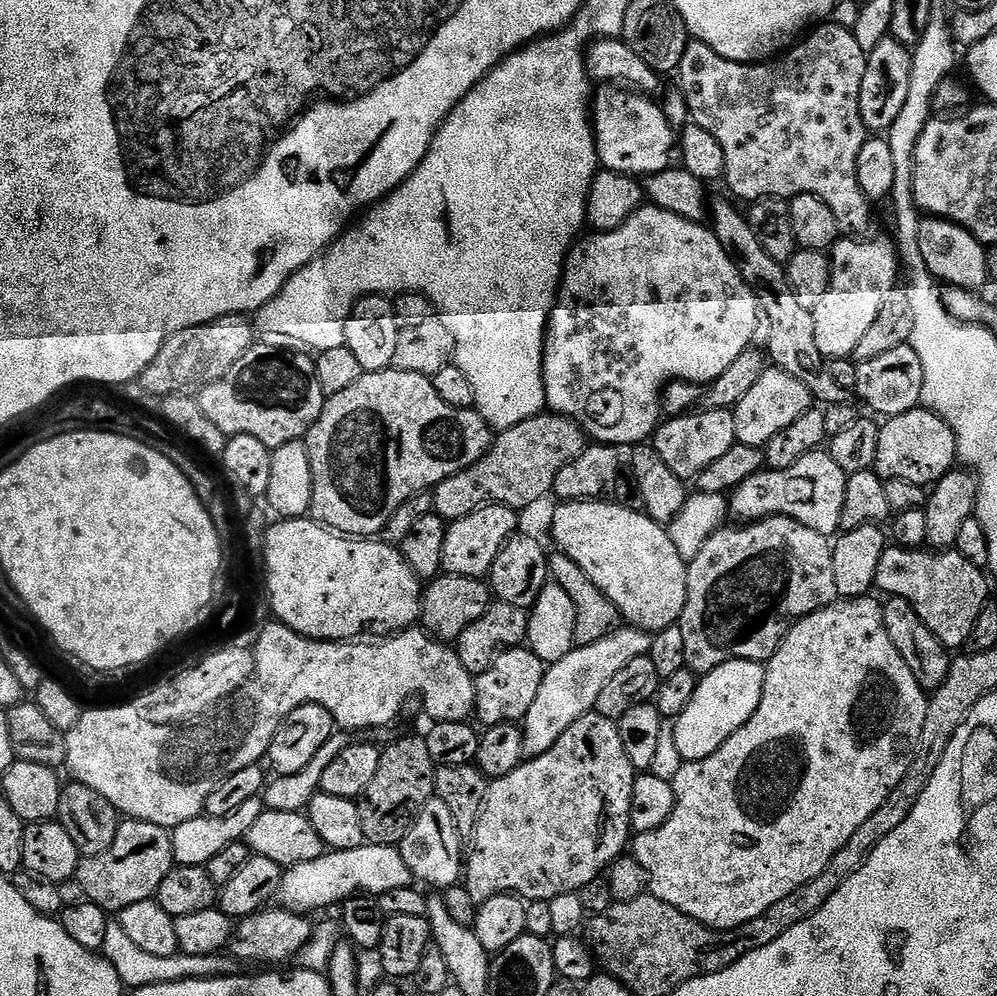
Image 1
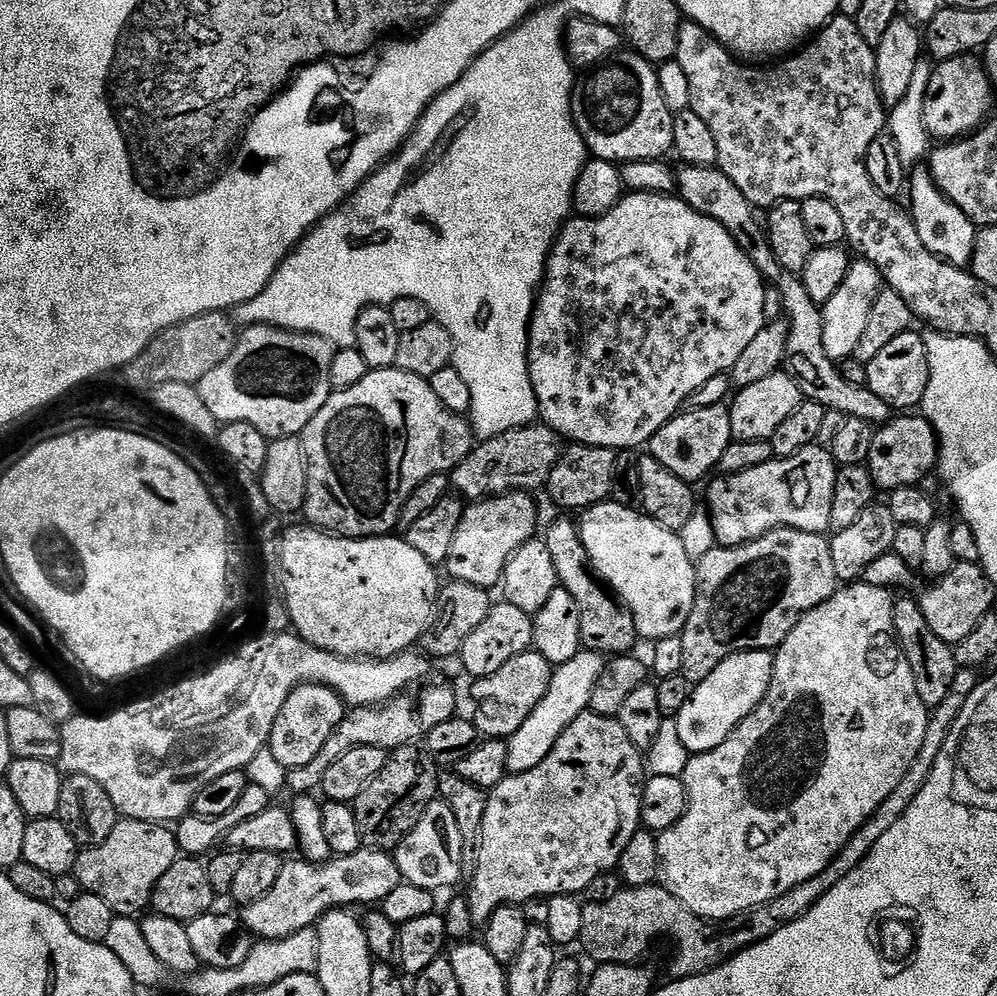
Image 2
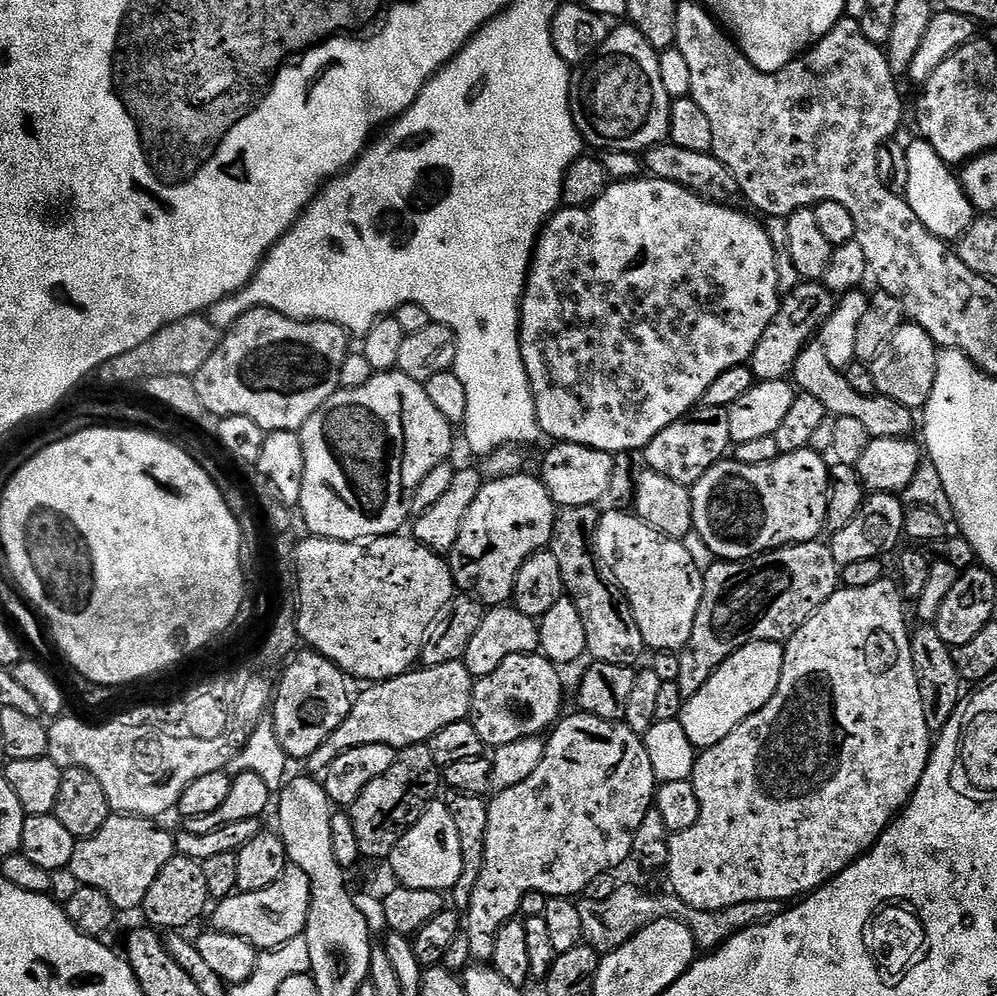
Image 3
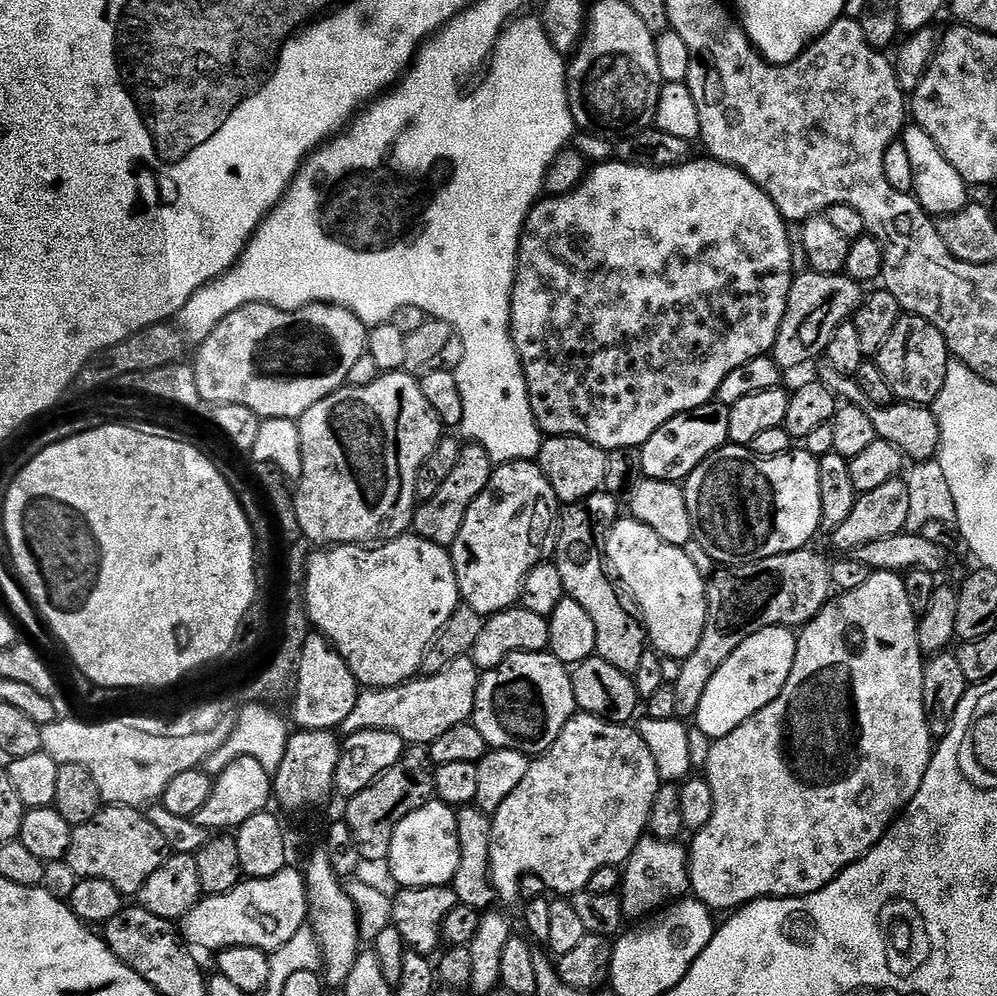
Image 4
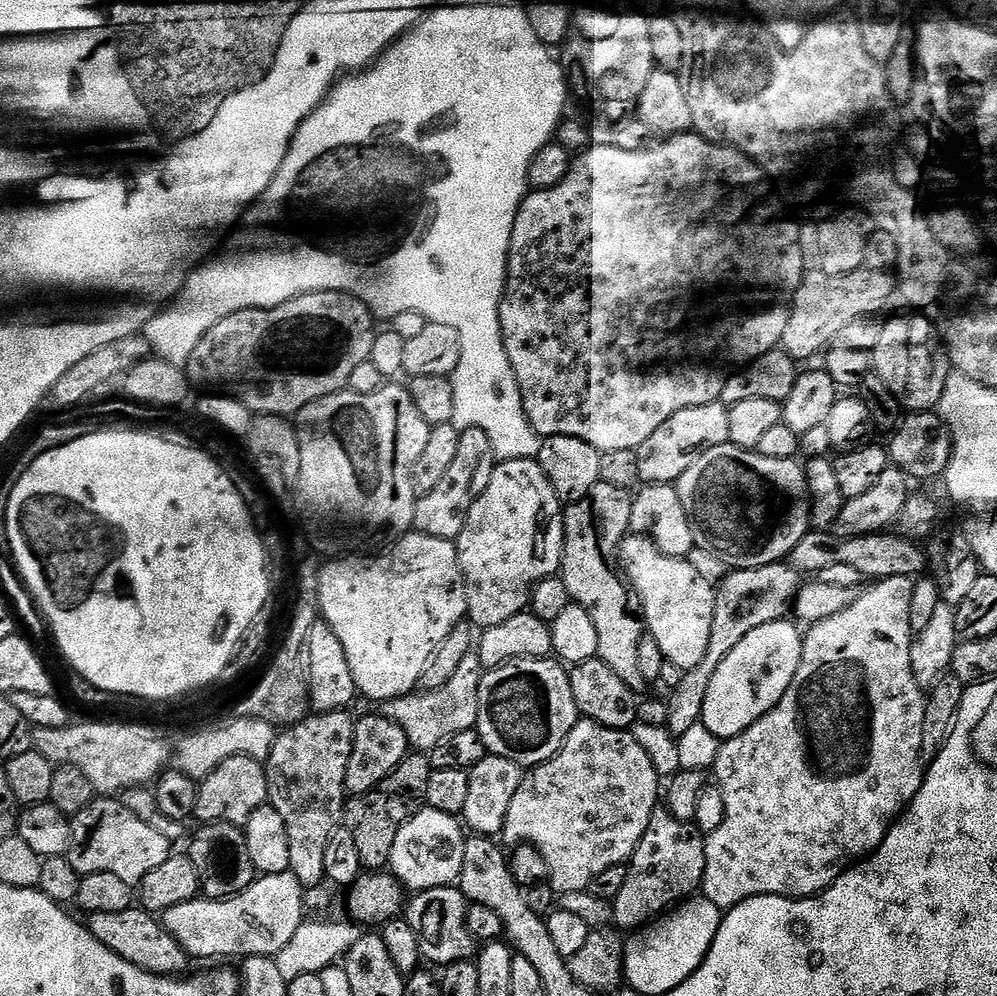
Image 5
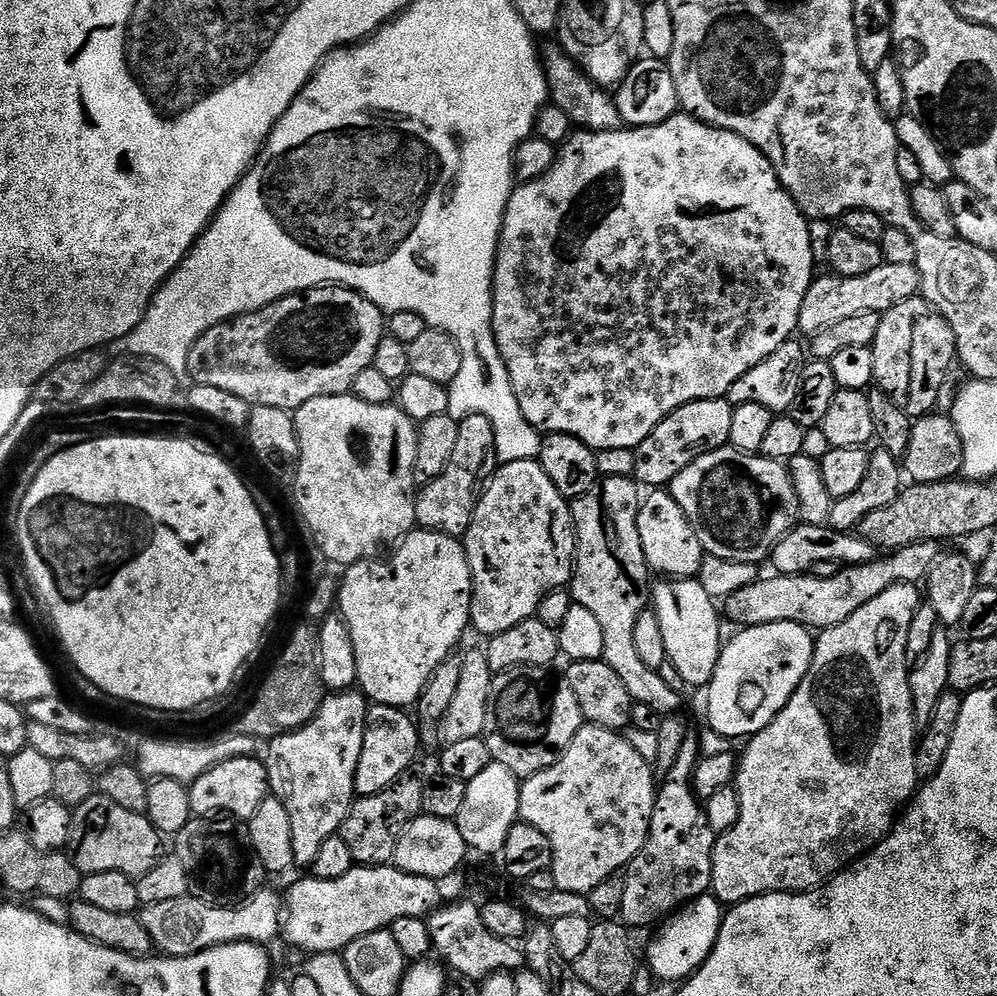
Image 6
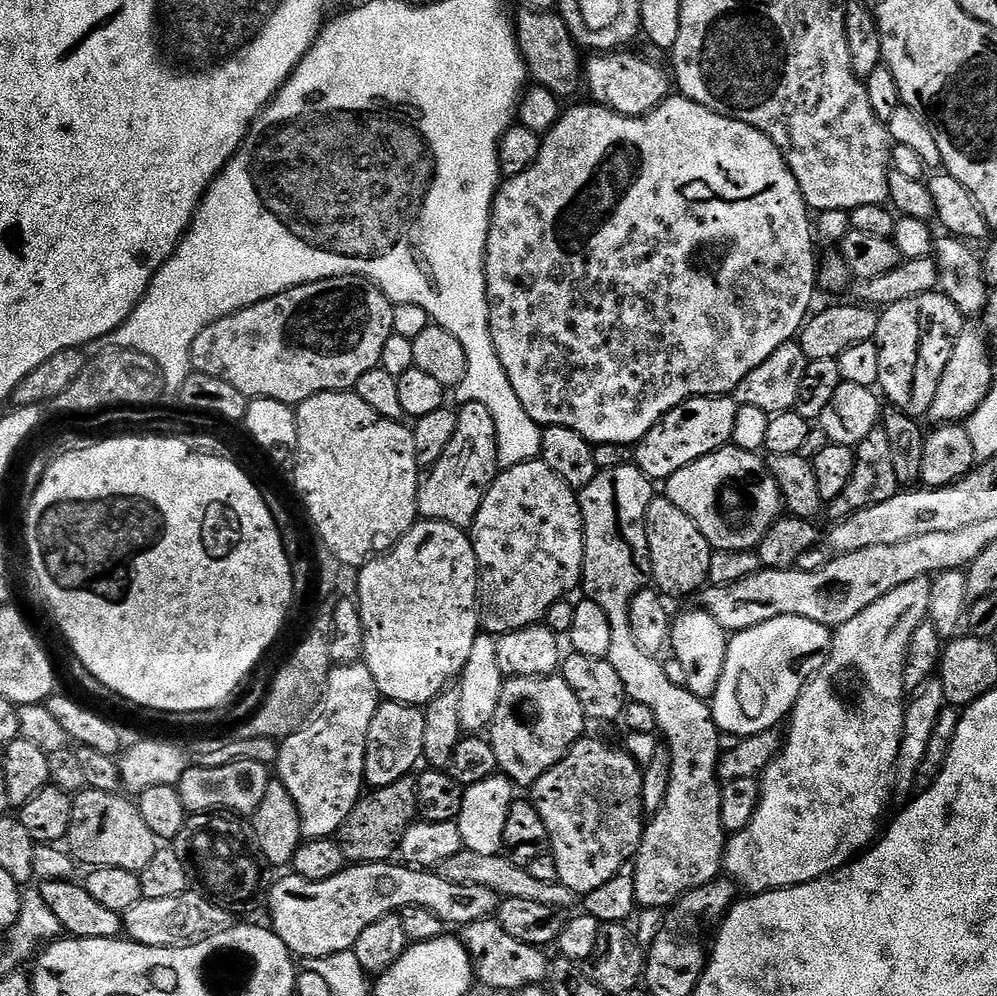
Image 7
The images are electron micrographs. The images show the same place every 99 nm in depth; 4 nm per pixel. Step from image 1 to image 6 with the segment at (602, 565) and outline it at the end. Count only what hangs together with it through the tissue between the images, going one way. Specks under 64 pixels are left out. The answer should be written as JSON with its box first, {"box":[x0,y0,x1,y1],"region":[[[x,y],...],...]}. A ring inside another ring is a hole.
{"box":[650,579,722,689],"region":[[[665,579],[650,592],[650,604],[662,626],[662,642],[666,642],[667,663],[671,671],[682,674],[682,682],[689,689],[707,689],[714,678],[722,647],[720,640],[721,613],[717,601],[700,585],[699,579]]]}

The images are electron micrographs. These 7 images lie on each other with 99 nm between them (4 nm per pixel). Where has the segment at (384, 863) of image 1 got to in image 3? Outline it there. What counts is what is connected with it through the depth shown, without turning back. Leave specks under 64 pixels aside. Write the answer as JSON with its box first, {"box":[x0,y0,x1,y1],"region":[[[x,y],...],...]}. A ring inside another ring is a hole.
{"box":[210,866,311,950],"region":[[[290,866],[282,878],[266,886],[266,890],[236,892],[219,901],[210,912],[211,927],[217,932],[244,936],[257,950],[277,948],[290,942],[290,938],[301,935],[308,925],[311,893],[310,878],[306,878],[302,870]]]}

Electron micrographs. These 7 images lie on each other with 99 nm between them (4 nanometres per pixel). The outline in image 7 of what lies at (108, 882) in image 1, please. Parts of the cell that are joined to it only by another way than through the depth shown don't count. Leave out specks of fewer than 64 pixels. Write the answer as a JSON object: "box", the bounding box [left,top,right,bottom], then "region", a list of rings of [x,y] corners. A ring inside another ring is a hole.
{"box":[66,787,158,872],"region":[[[87,787],[82,792],[75,793],[72,801],[72,817],[70,818],[70,830],[66,837],[66,847],[81,865],[88,864],[89,869],[117,868],[118,870],[130,870],[140,872],[149,864],[150,858],[154,858],[158,847],[158,841],[154,830],[146,826],[146,818],[142,818],[139,807],[128,801],[129,797],[114,792],[103,792]]]}

